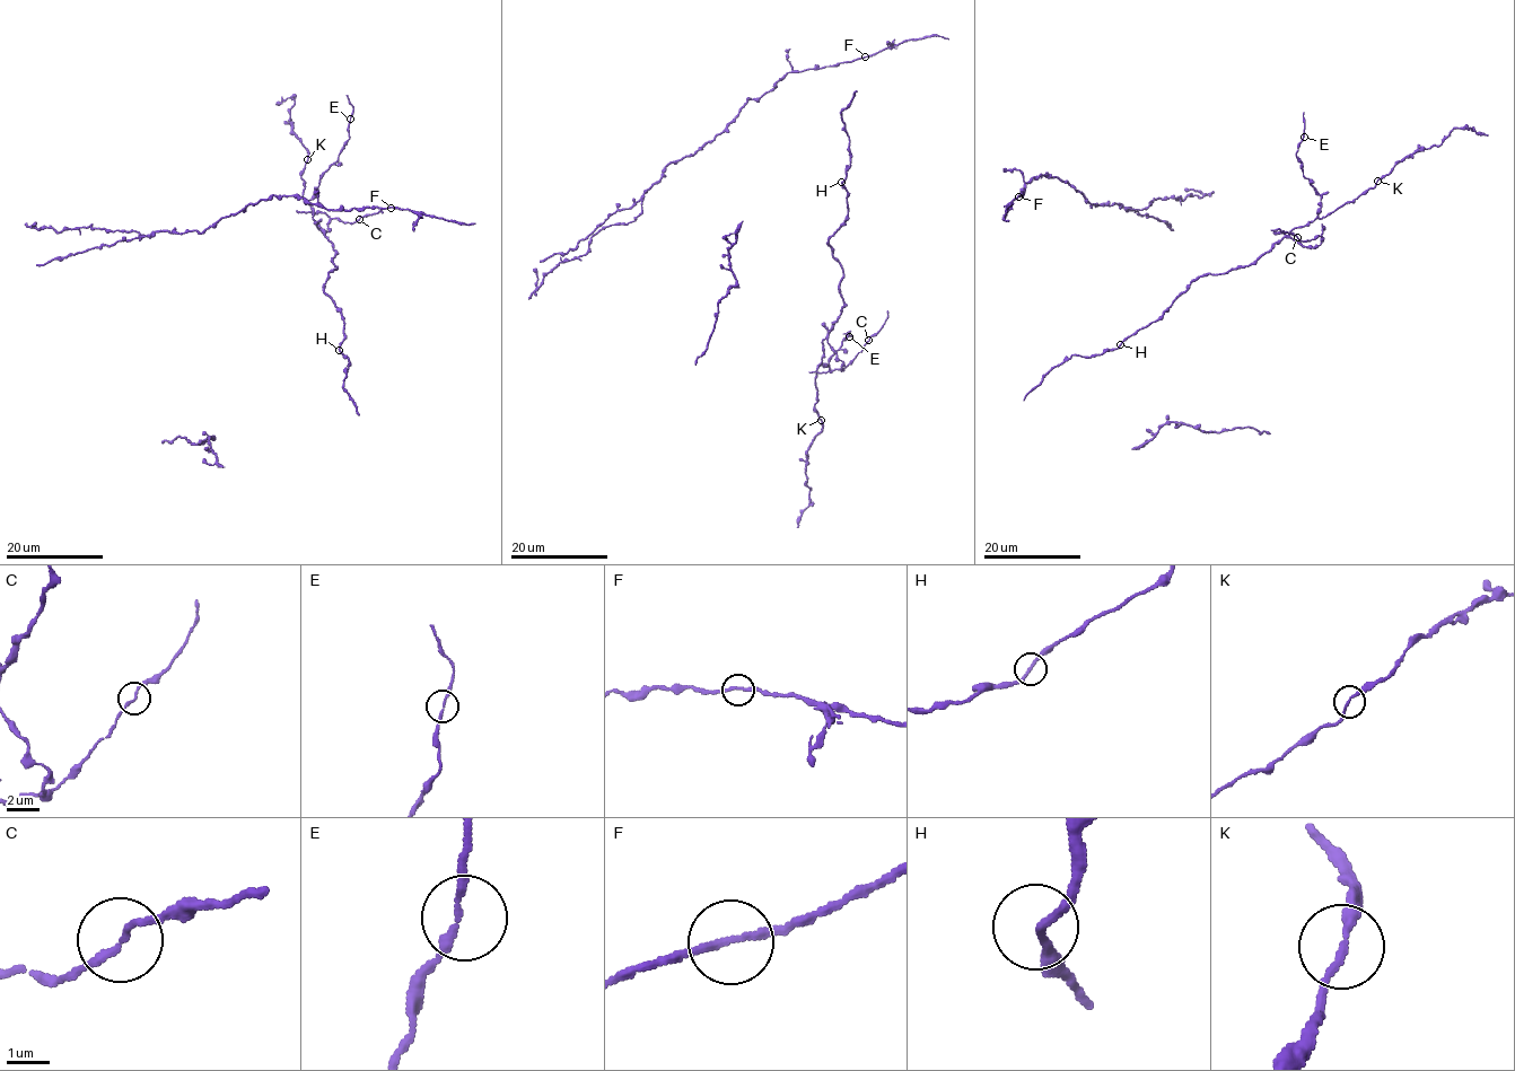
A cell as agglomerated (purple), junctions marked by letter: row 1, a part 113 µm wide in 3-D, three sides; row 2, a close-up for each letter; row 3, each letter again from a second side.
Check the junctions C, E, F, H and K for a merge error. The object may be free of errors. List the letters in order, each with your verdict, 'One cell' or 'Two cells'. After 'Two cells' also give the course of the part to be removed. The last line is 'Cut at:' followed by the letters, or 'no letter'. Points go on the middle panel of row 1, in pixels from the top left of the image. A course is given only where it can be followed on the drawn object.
C: One cell
E: One cell
F: One cell
H: One cell
K: One cell
Cut at: no letter

